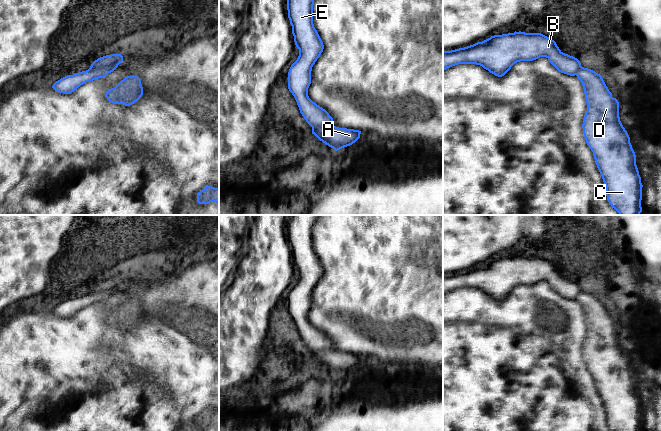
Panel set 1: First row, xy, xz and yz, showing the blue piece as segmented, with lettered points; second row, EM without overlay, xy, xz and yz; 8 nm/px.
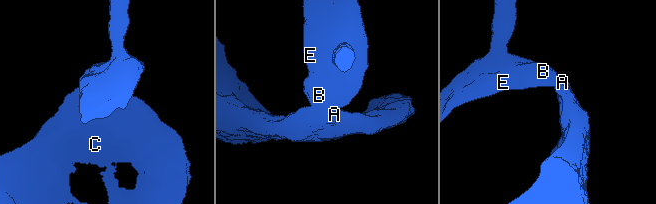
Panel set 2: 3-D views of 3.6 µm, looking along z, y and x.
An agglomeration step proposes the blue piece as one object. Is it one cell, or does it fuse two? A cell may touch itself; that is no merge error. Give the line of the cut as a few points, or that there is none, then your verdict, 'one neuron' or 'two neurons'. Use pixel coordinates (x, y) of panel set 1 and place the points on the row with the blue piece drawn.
xy (117, 64), (89, 69) | two neurons

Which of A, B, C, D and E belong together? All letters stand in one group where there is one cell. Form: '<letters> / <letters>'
A C D / B E

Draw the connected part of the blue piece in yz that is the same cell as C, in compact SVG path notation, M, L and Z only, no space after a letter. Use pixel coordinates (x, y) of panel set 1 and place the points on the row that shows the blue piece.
M581 67L576 76L583 85L587 103L582 124L583 134L605 184L607 200L619 215L640 215L643 185L630 137L620 121L619 102L612 97L600 74Z

